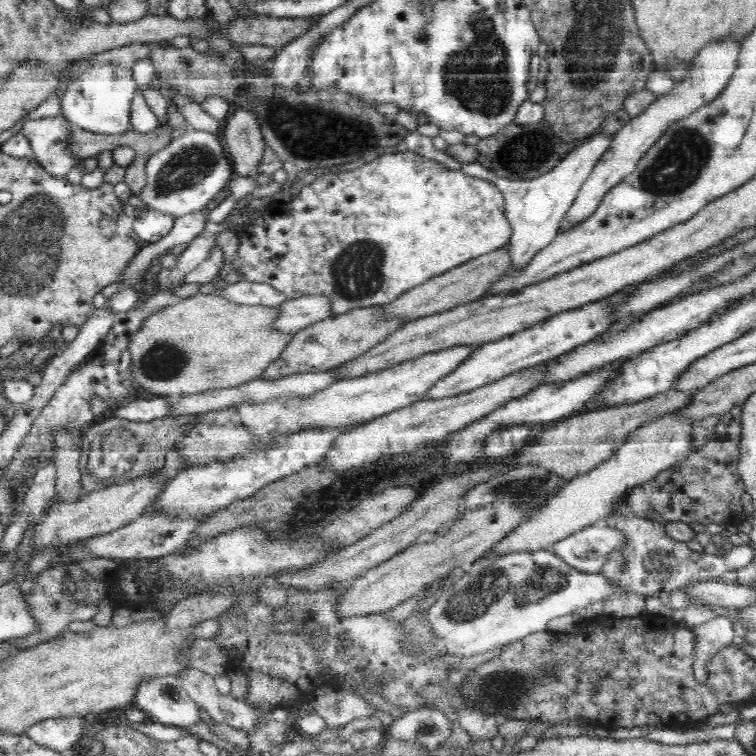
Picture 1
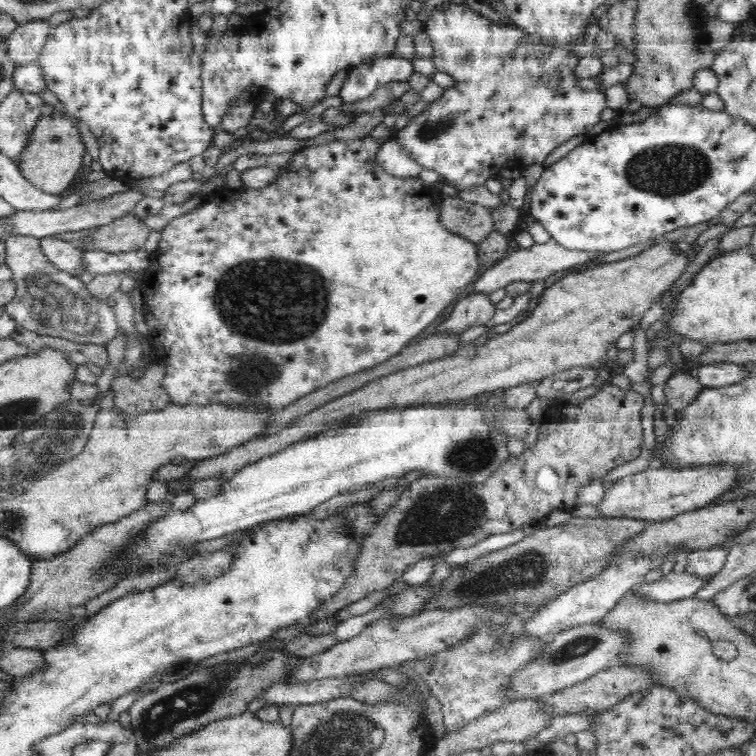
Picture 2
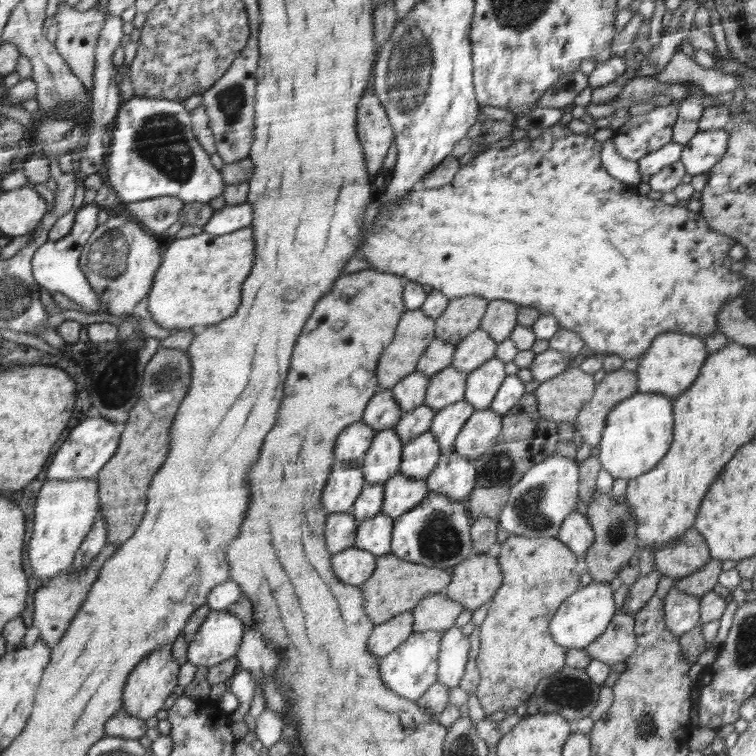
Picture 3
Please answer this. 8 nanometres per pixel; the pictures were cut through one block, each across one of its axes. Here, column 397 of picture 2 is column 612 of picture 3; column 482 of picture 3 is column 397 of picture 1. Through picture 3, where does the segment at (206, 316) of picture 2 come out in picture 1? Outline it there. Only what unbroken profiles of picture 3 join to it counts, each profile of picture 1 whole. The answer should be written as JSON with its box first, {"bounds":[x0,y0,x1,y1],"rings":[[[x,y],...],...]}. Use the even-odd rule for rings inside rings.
{"bounds":[232,147,513,317],"rings":[[[401,147],[378,155],[372,162],[364,164],[361,168],[310,177],[305,181],[299,193],[292,197],[289,202],[278,204],[271,202],[259,214],[259,217],[252,219],[243,228],[236,231],[236,236],[240,239],[240,246],[234,260],[232,260],[232,266],[236,272],[242,274],[244,281],[269,284],[281,292],[287,300],[299,296],[323,294],[330,299],[331,312],[335,317],[357,308],[373,307],[392,302],[407,290],[426,282],[428,279],[434,279],[435,276],[442,275],[443,272],[459,267],[469,260],[478,259],[479,256],[486,255],[487,252],[504,248],[509,244],[512,233],[513,230],[505,215],[505,198],[500,189],[496,188],[496,185],[486,180],[468,176],[460,169],[445,168],[438,162],[433,162],[425,156],[414,154],[414,152],[404,150]]]}

